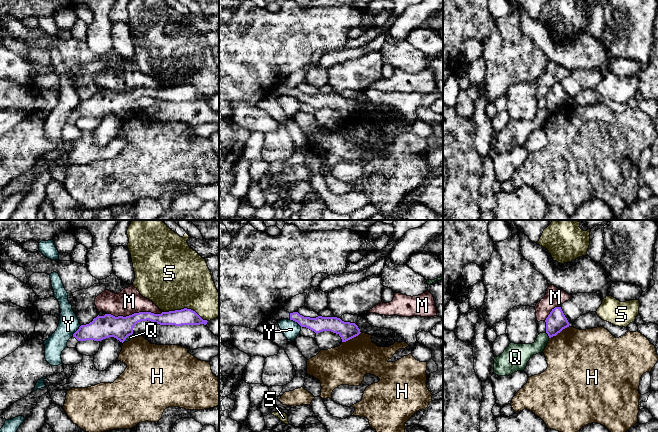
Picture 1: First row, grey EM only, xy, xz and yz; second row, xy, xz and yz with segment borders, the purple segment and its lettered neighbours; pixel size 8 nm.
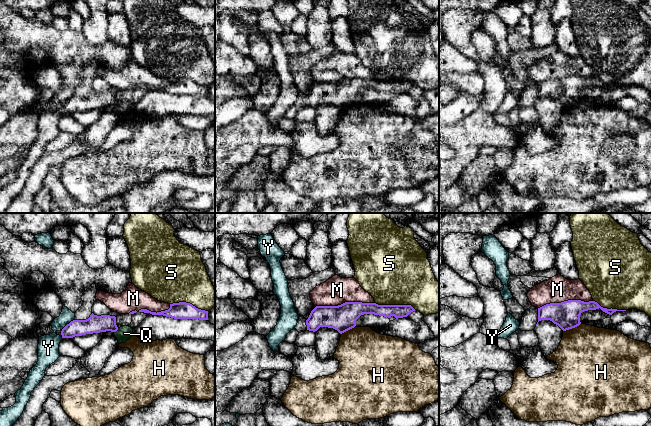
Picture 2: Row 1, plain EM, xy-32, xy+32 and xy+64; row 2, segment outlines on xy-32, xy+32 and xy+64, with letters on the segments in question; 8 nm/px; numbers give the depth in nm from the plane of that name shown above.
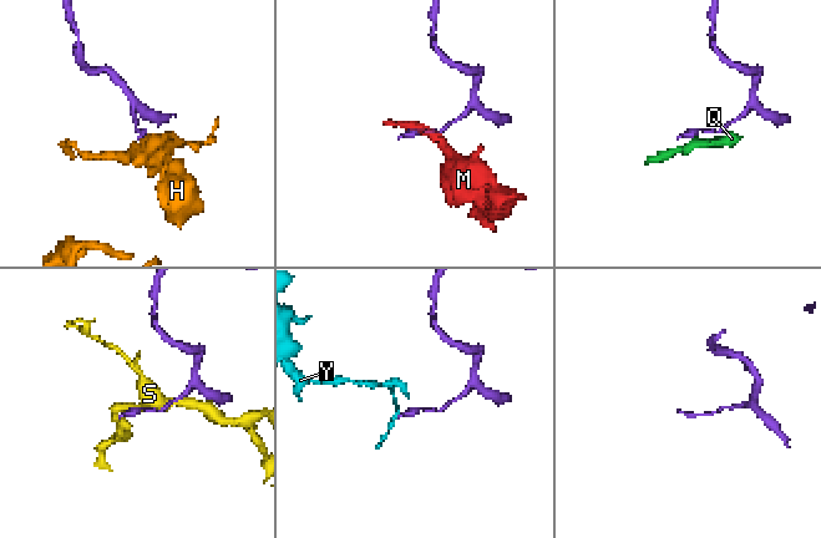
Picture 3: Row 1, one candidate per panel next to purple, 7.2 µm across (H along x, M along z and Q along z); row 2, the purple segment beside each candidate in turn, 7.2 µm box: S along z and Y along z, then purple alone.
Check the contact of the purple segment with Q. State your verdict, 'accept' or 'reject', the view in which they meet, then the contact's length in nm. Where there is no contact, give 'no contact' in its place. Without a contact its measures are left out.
reject; contact in yz; length 50 nm

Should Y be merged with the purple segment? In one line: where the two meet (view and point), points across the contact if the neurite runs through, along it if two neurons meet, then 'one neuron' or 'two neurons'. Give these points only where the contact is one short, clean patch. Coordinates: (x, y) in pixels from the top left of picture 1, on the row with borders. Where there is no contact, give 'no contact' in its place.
xz (296, 321) | along xz (290, 319), (301, 326) | two neurons

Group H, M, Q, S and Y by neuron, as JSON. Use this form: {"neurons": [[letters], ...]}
{"neurons": [["H"], ["M"], ["Q"], ["S"], ["Y"]]}

